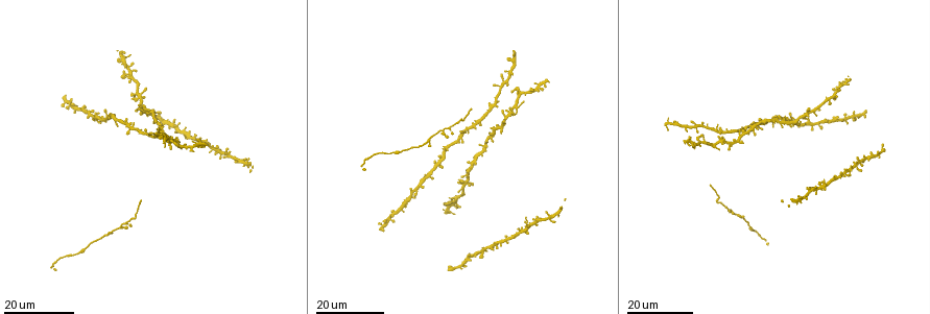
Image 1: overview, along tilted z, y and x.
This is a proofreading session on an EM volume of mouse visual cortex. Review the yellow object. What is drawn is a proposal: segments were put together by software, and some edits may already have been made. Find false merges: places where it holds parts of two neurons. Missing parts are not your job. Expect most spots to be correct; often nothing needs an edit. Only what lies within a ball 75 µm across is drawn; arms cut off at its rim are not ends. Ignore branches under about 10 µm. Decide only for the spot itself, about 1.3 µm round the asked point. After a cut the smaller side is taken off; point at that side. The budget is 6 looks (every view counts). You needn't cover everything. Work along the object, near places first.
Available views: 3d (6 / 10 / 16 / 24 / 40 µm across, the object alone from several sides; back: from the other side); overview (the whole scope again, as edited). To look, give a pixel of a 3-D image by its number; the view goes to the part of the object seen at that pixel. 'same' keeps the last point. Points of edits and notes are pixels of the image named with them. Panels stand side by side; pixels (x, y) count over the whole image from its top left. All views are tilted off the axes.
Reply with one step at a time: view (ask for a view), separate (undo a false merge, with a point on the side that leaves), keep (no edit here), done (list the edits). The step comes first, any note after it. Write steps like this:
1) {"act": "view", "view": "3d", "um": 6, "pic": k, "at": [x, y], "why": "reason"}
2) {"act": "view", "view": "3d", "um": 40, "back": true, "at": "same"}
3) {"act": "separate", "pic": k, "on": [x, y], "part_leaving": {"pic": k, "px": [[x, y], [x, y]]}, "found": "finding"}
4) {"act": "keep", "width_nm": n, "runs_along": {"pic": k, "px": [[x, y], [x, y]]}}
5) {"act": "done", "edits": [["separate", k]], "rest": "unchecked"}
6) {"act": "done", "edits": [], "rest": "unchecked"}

{"act": "view", "view": "3d", "um": 16, "pic": 1, "at": [163, 122], "why": "looks like a crossing"}

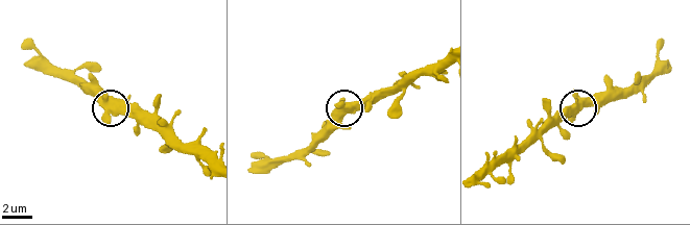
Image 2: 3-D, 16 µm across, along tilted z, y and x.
{"act": "view", "view": "3d", "um": 10, "pic": 2, "at": [106, 105]}

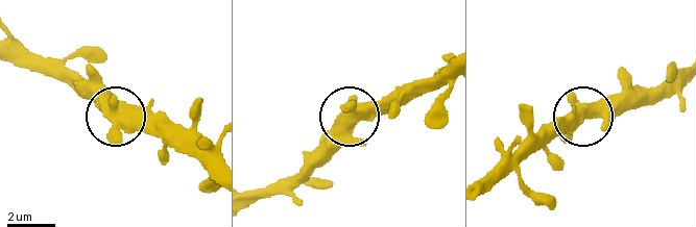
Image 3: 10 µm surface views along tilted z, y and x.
{"act": "view", "view": "3d", "um": 6, "pic": 3, "at": [113, 119]}

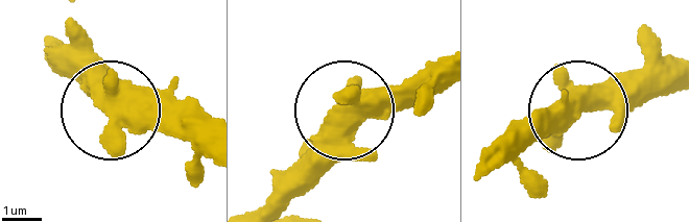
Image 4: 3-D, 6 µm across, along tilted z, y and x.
{"act": "keep", "arms": 4, "found": "one neuron here"}

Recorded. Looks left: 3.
{"act": "view", "view": "3d", "um": 16, "pic": 1, "at": [409, 198], "why": "four-way junction"}

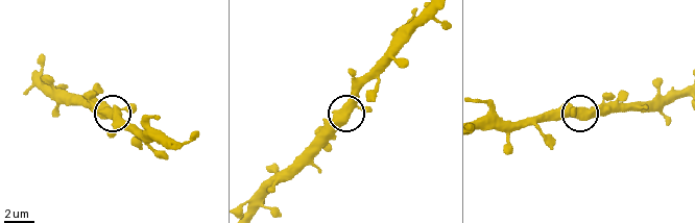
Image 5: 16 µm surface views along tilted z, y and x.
{"act": "view", "view": "3d", "um": 6, "pic": 5, "at": [350, 105]}

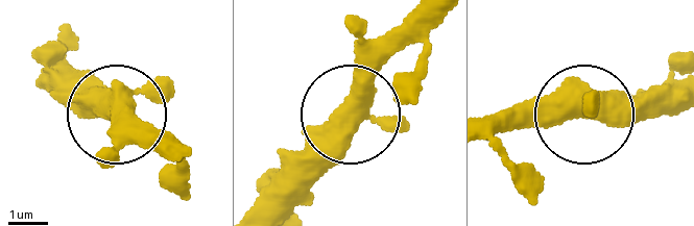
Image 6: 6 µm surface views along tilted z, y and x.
{"act": "keep", "width_nm": 490, "runs_along": {"pic": 6, "px": [[435, 19], [262, 190]]}, "found": "continuous, no second neuron"}

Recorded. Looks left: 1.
{"act": "done", "edits": [], "rest": "unchecked"}

